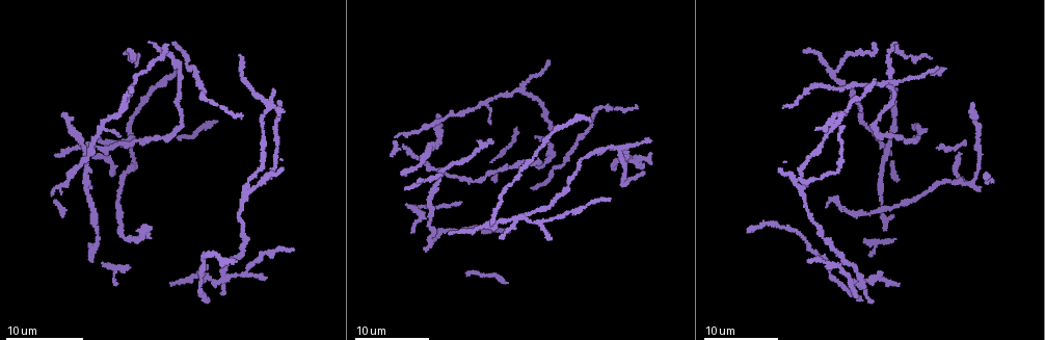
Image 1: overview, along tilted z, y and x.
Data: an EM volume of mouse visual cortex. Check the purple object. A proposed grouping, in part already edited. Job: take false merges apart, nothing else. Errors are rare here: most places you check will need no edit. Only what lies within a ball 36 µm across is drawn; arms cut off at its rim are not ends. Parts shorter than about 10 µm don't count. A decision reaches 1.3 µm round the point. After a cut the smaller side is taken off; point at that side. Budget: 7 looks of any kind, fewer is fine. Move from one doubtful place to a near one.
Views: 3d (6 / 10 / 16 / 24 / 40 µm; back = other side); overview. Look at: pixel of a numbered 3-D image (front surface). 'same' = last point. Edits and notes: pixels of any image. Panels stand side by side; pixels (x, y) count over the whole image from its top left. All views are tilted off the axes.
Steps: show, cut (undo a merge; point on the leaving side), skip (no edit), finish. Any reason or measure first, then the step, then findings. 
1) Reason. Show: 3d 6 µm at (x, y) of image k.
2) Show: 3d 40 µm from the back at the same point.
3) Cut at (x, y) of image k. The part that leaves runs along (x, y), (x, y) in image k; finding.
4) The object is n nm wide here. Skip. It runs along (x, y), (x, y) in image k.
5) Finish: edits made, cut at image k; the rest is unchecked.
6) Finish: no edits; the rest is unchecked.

Calibre changes. Show: 3d 6 µm at (120, 222) of image 1.

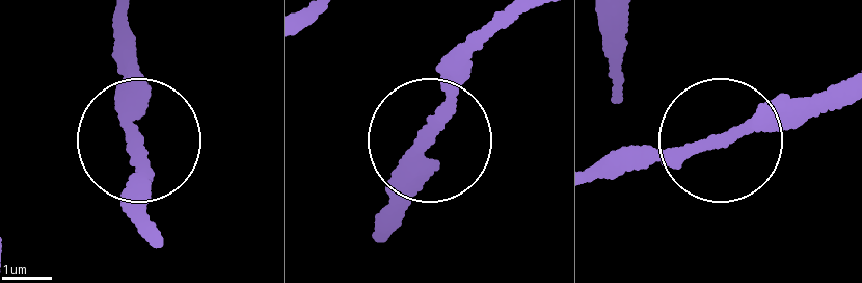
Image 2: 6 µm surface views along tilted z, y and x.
Show: 3d 6 µm from the back at (422, 145) of image 2.

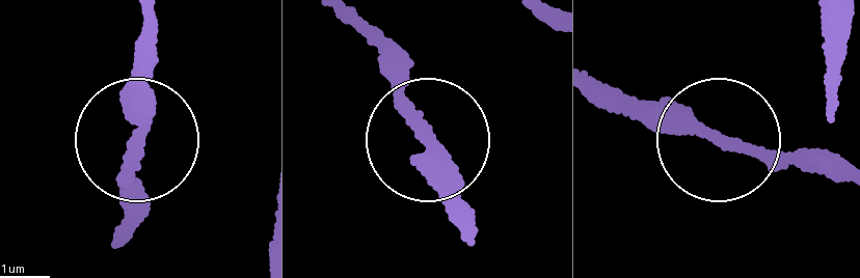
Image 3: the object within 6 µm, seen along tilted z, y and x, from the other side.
The object is 280 nm wide here. Skip. Continuous, no second neuron.

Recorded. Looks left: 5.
Calibre changes. Show: 3d 6 µm at (827, 204) of image 1.

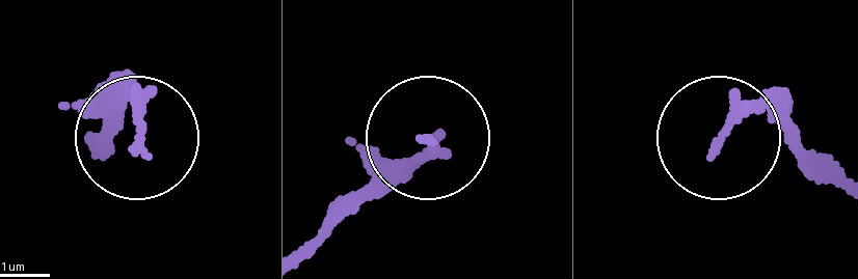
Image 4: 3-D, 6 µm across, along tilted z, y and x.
Skip. All the same neuron.

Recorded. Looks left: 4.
Thin neck. Show: 3d 10 µm at (567, 183) of image 1.

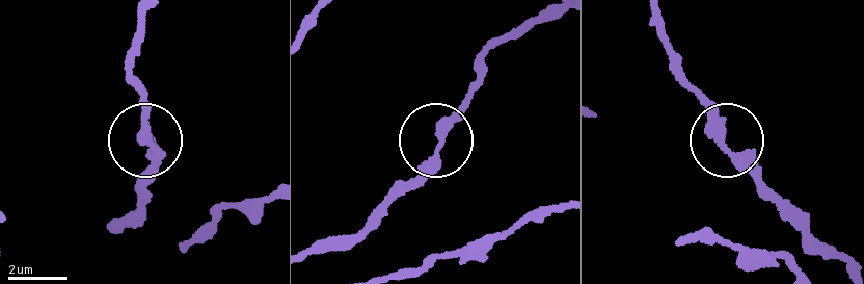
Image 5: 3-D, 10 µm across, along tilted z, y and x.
The object is 330 nm wide here. Skip. It runs along (656, 14), (682, 84), (737, 166), (780, 202) in image 5; one neuron here.

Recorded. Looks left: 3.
Show: 3d 16 µm at (581, 136) of image 1.

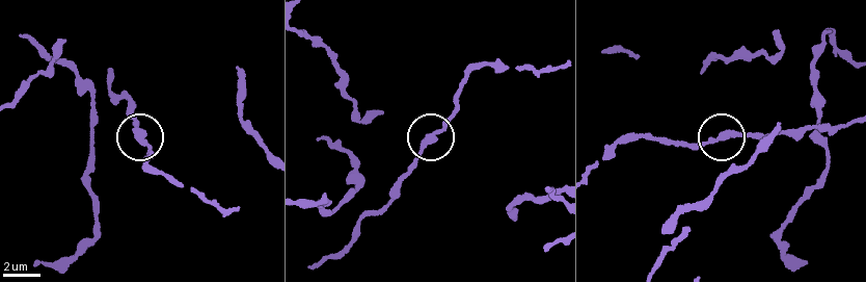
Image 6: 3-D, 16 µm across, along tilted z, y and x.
Skip. One neuron here.

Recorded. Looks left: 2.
Finish: no edits; the rest is unchecked.

